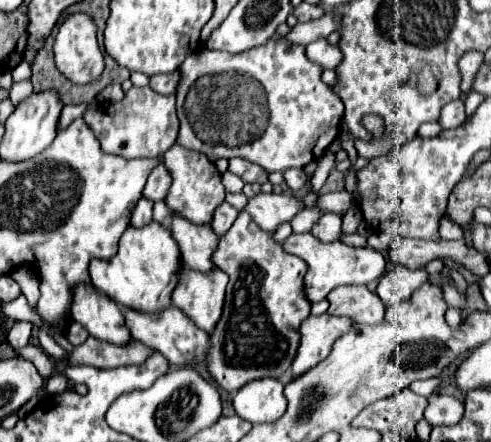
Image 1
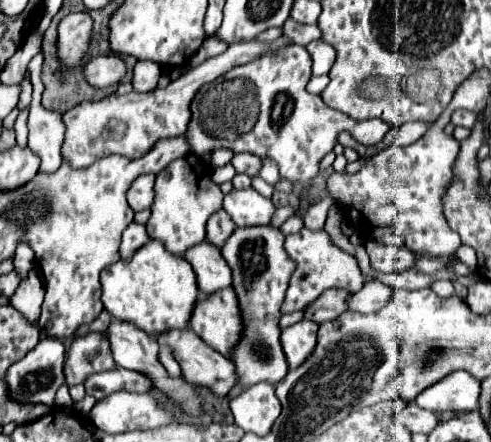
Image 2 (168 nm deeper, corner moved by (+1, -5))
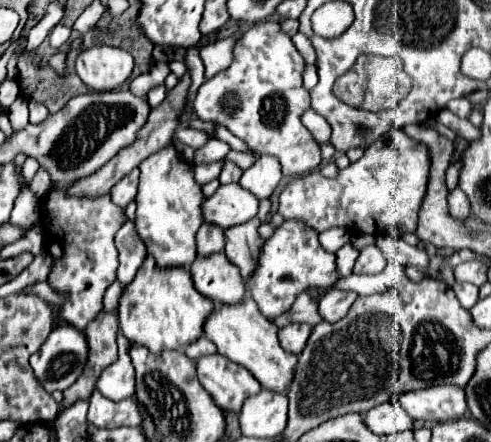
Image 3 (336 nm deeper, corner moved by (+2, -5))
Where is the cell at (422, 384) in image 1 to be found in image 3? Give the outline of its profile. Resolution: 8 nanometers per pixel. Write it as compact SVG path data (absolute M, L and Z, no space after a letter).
M434 385L414 393L402 393L402 397L394 397L392 401L402 405L412 419L426 421L460 419L468 411L466 393L458 385Z

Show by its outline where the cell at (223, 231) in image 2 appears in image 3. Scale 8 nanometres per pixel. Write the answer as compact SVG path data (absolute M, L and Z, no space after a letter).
M204 223L196 235L198 255L210 255L224 249L224 229L212 223Z

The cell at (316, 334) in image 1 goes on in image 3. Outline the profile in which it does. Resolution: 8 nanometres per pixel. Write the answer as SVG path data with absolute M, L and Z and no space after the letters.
M290 323L290 325L286 325L278 333L282 349L288 351L288 353L294 353L294 355L300 355L306 341L308 341L308 337L310 337L310 331L312 331L312 327L306 325L306 323Z

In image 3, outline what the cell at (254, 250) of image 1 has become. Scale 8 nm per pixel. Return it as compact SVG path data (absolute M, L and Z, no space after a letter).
M254 217L242 225L226 229L226 257L240 269L242 279L248 287L248 279L258 269L258 257L262 253L264 239L258 235L260 219Z

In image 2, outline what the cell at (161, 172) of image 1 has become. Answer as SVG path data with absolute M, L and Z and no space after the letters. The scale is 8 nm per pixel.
M143 175L137 177L131 187L127 189L127 203L131 205L133 211L143 211L151 207L153 201L153 183L155 175Z

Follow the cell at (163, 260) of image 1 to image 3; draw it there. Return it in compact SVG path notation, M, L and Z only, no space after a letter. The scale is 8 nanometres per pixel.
M146 257L132 283L122 289L118 301L120 331L130 343L144 345L152 353L162 349L184 349L202 335L204 319L214 303L196 291L190 273L184 267L158 267L154 257Z

